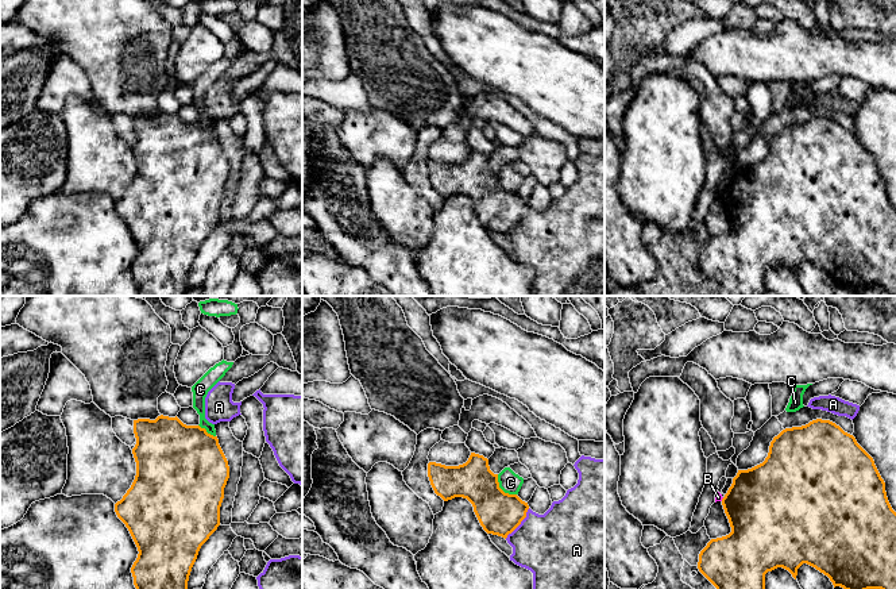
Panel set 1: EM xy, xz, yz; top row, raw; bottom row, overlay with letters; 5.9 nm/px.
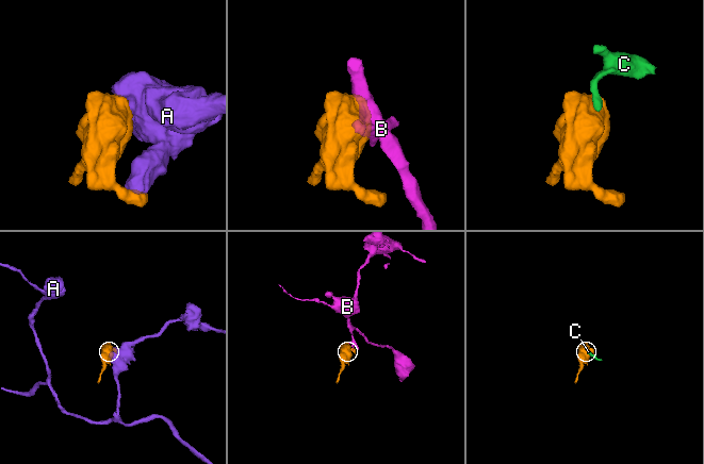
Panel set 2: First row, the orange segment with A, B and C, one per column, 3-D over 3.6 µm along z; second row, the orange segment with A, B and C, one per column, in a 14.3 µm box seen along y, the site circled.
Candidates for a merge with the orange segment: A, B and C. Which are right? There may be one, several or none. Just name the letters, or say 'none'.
none

